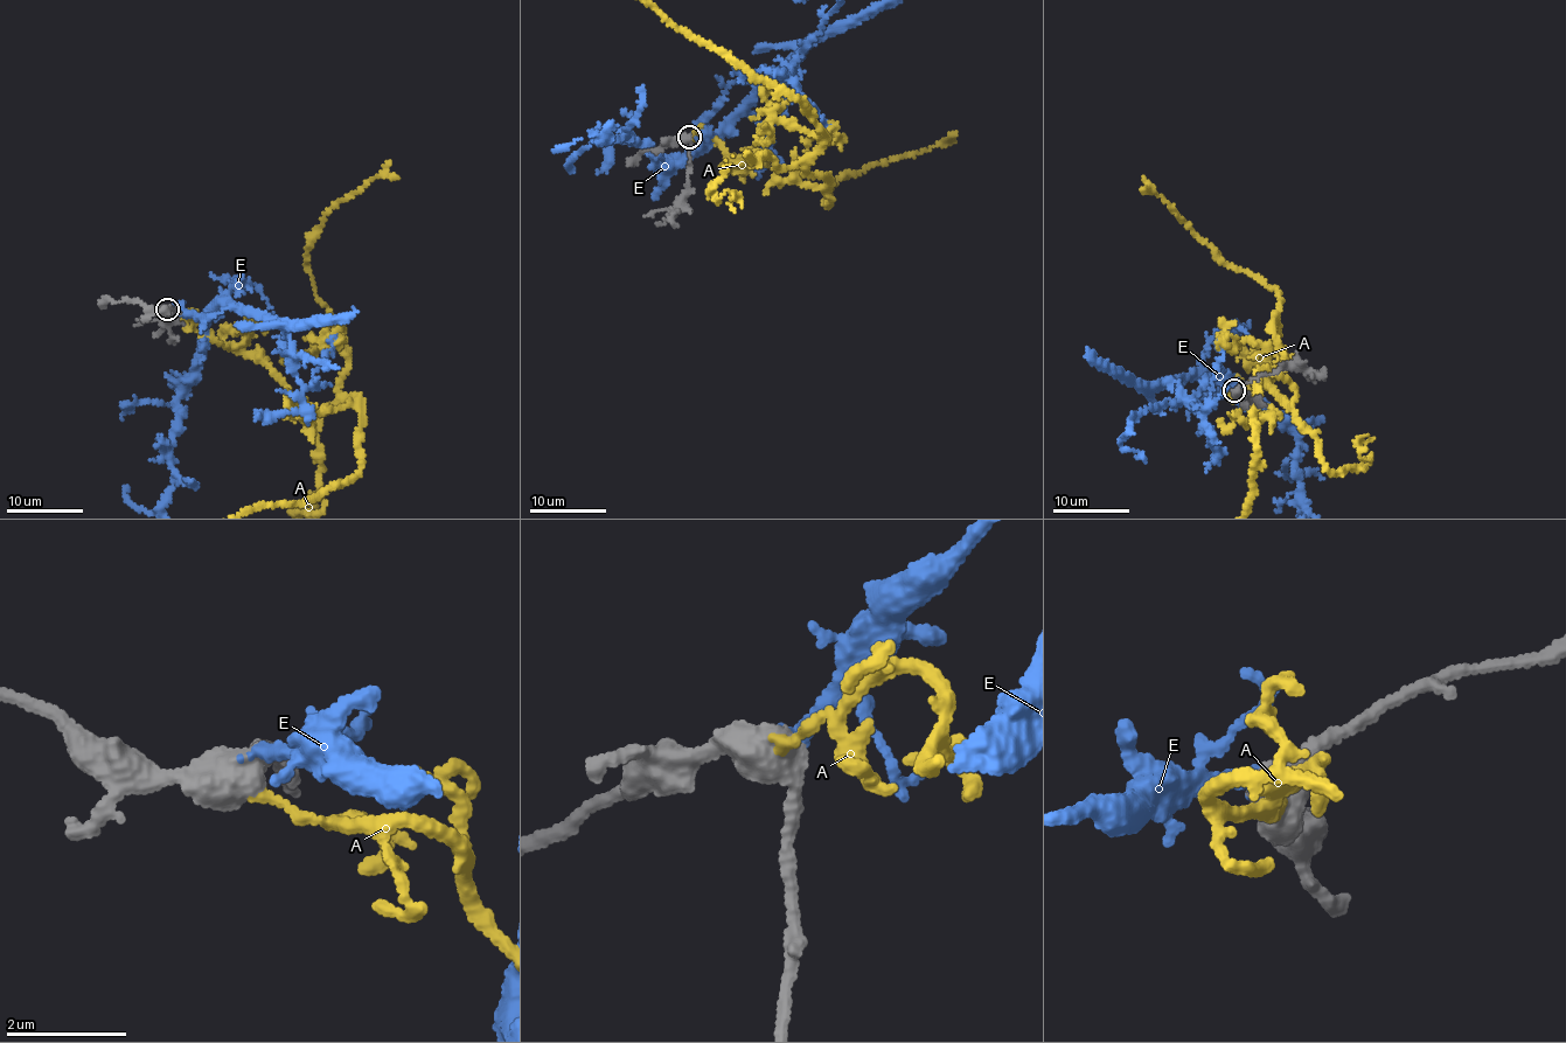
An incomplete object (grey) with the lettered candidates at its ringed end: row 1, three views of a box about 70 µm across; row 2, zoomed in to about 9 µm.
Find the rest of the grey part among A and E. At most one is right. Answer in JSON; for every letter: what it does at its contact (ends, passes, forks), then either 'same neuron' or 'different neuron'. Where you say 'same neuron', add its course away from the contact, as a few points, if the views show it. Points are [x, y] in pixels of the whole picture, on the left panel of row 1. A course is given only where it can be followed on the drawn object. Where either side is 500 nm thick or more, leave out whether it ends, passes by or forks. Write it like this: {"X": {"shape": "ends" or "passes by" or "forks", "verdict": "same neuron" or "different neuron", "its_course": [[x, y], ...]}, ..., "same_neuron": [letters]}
{"A": {"verdict": "different neuron"}, "E": {"verdict": "same neuron"}, "same_neuron": ["E"]}

